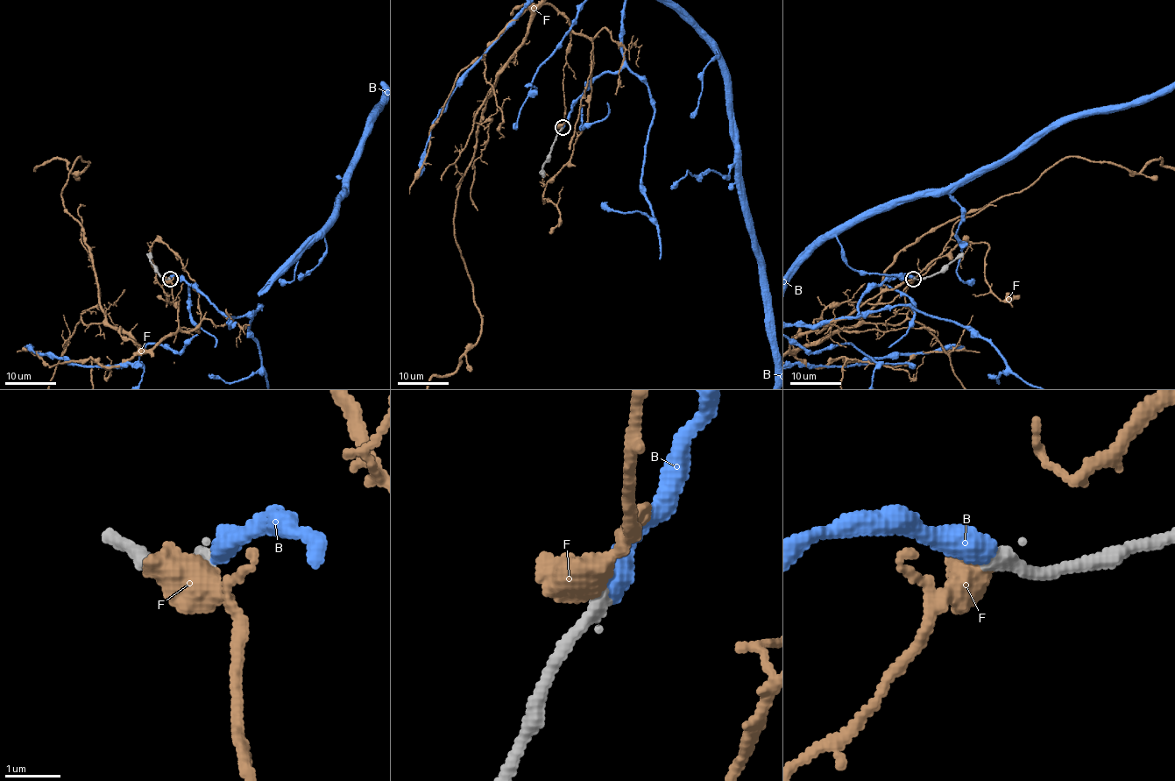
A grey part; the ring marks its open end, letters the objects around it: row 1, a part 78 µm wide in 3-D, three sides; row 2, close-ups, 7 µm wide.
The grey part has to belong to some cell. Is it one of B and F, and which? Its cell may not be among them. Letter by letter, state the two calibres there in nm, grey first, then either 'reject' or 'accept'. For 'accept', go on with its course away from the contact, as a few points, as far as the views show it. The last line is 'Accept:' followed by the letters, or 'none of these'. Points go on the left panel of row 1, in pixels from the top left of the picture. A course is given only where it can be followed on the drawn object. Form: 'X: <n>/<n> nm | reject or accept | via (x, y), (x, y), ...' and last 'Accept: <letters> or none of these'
B: 300/420 nm | accept
F: 300/480 nm | reject
Accept: B

